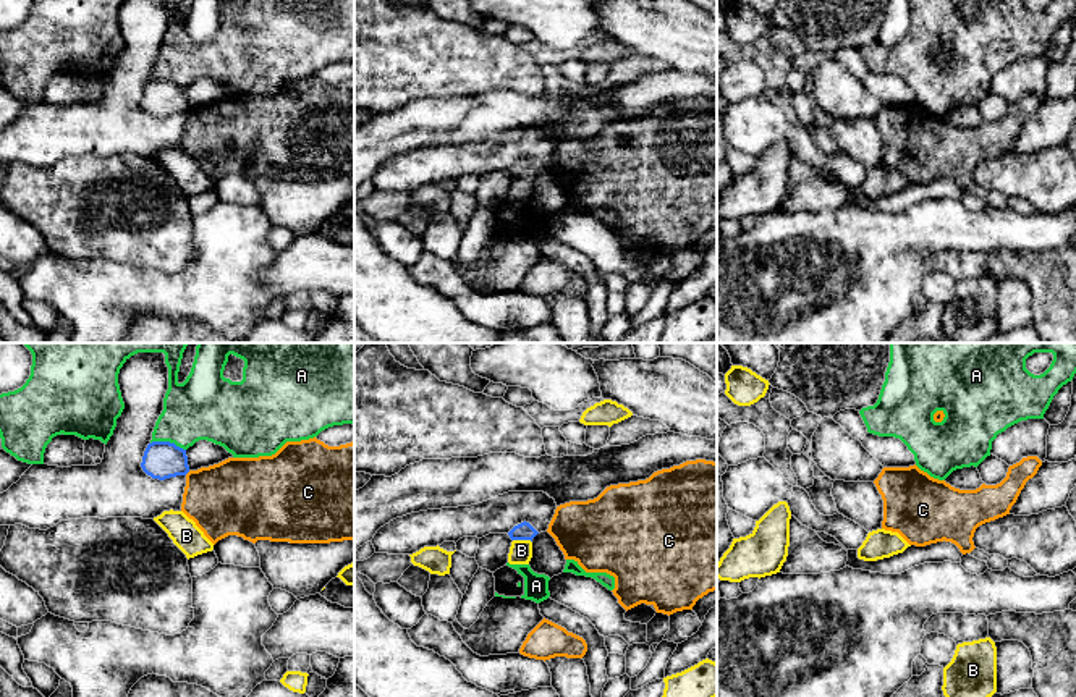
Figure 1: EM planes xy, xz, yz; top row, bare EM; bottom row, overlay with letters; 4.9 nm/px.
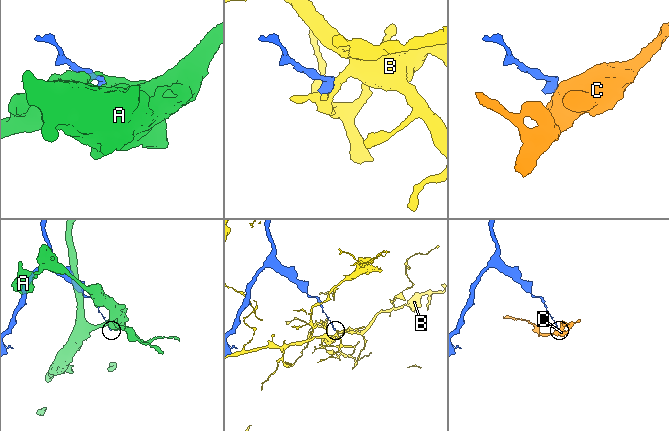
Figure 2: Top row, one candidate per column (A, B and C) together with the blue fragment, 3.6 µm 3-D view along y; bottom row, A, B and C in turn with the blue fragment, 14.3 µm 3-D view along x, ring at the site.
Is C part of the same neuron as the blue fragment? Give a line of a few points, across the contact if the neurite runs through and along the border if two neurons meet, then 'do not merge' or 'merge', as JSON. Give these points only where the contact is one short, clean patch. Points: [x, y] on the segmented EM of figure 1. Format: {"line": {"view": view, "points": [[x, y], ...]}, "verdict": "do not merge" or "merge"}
{"line": {"view": "xy", "points": [[190, 471], [185, 474]]}, "verdict": "do not merge"}

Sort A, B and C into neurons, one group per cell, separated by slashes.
A / B / C

